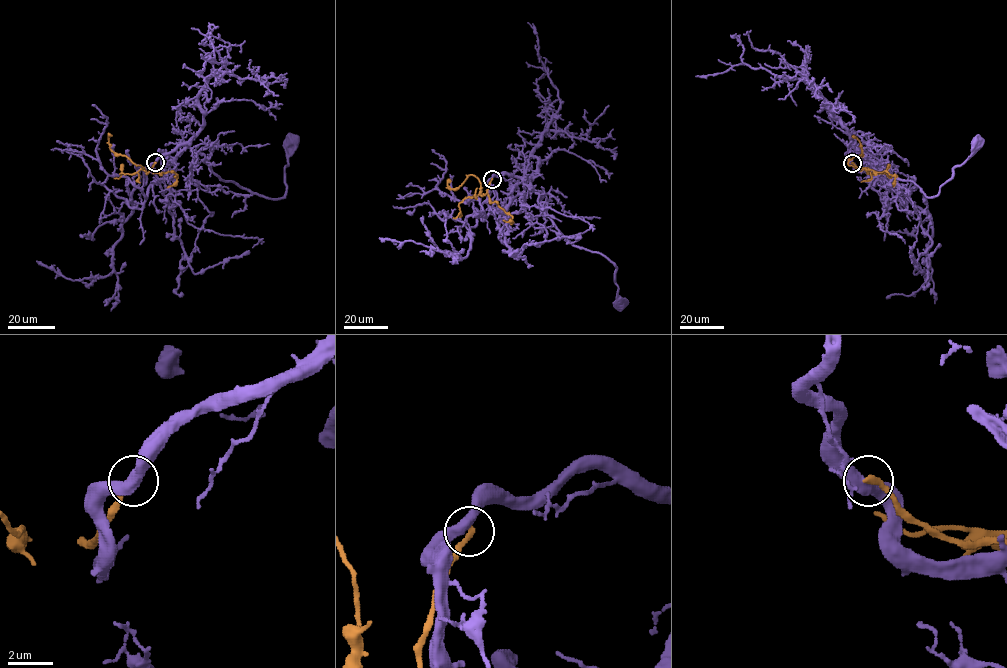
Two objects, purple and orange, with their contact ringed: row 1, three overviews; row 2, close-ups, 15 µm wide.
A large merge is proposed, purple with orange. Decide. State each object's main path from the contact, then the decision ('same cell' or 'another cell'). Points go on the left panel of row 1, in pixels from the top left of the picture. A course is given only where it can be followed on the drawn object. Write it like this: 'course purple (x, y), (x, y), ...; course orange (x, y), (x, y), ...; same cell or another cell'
course purple (155, 162), (185, 144), (201, 152), (219, 178), (262, 196), (282, 198), (286, 193), (284, 168), (292, 142); course orange (155, 162), (147, 173), (126, 156), (114, 153), (110, 149), (110, 134); another cell

